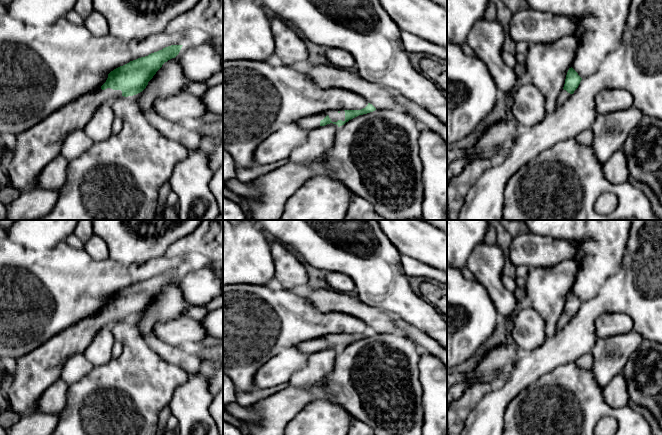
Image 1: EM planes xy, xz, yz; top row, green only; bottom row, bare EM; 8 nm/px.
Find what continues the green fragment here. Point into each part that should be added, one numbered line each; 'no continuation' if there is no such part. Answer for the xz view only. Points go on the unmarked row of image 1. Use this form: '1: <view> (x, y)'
1: xz (308, 347)

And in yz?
1: yz (564, 319)

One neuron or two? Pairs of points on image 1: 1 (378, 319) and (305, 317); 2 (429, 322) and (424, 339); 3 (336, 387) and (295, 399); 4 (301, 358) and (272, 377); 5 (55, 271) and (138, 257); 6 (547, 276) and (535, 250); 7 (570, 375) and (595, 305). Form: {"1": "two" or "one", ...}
{"1": "two", "2": "two", "3": "one", "4": "one", "5": "two", "6": "two", "7": "two"}

